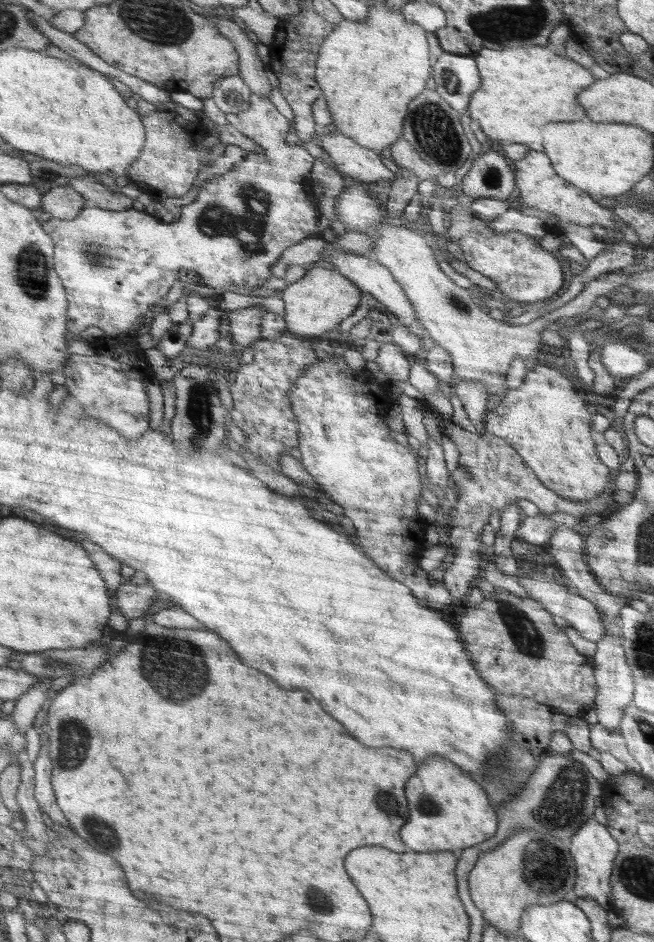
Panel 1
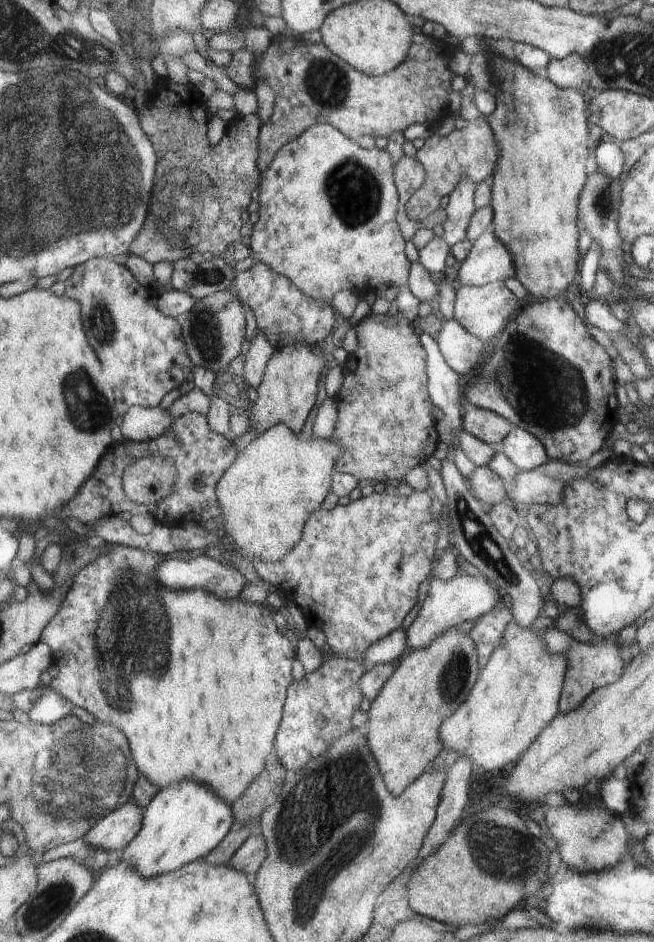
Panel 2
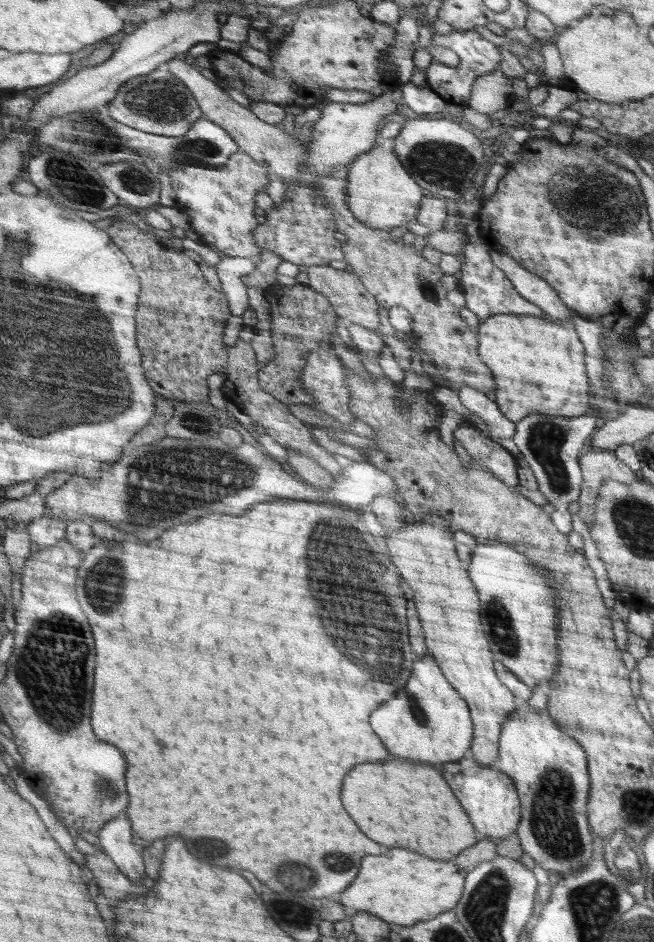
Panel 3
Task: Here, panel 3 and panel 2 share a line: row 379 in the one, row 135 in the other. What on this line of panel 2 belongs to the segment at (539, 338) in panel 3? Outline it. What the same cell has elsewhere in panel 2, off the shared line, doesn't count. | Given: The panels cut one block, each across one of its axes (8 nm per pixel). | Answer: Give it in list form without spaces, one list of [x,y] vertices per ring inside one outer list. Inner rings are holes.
[[[496,54],[492,58],[490,63],[490,71],[492,72],[492,81],[494,82],[494,88],[492,88],[492,94],[496,100],[496,110],[488,116],[488,123],[491,129],[494,131],[496,142],[500,148],[500,158],[496,165],[495,176],[490,182],[491,185],[491,207],[493,212],[493,218],[490,227],[494,233],[494,236],[504,244],[504,248],[508,250],[512,260],[514,261],[514,268],[516,271],[515,278],[522,283],[527,292],[535,299],[540,299],[540,296],[544,298],[554,298],[554,296],[562,296],[562,292],[566,295],[566,288],[568,284],[576,278],[578,274],[578,228],[576,228],[576,200],[578,200],[578,194],[580,194],[580,188],[586,180],[586,168],[584,168],[584,160],[588,156],[588,150],[586,150],[586,138],[588,138],[588,128],[586,128],[586,102],[584,98],[576,92],[576,90],[564,89],[552,84],[550,80],[545,76],[540,78],[538,74],[532,74],[530,70],[526,70],[525,66],[518,63],[516,60],[510,61],[505,57]],[[500,57],[502,68],[506,70],[506,76],[514,78],[512,82],[506,82],[502,76],[496,76],[496,70],[500,68],[496,64],[495,58]]]

